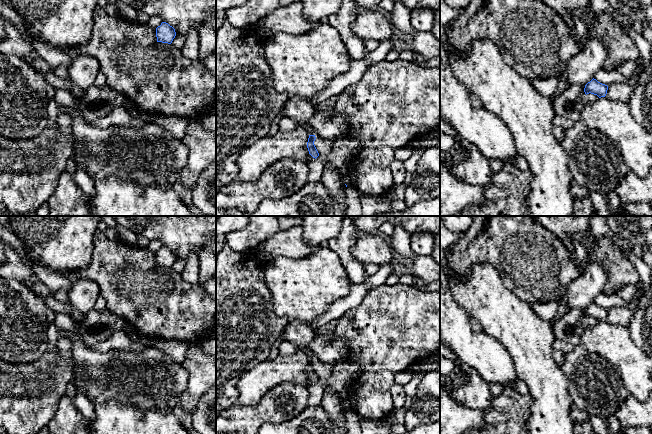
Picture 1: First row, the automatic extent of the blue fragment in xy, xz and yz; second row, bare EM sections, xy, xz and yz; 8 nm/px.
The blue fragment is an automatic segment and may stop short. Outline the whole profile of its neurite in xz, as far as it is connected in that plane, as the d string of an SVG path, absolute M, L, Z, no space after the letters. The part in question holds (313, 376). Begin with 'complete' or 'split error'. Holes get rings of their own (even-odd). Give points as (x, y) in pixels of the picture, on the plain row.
split error; M299 346L298 350L304 351L308 355L309 362L308 362L308 366L307 366L307 372L308 372L309 378L313 382L316 383L319 380L319 377L314 369L314 365L315 365L316 361L314 359L313 353L308 348L306 348L304 346Z

